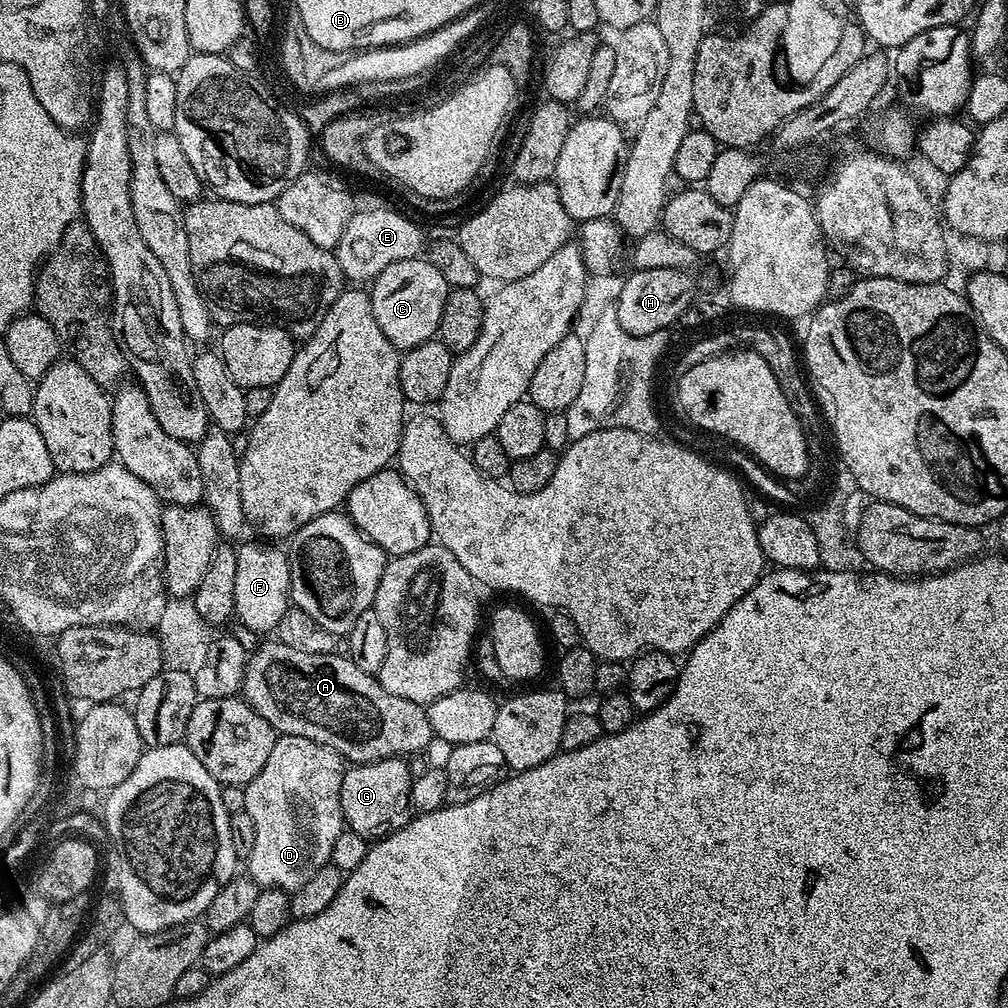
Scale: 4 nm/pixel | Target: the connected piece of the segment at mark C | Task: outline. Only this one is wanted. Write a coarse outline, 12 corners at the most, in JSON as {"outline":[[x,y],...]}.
{"outline":[[427,258],[371,281],[374,318],[395,348],[439,333],[446,278]]}

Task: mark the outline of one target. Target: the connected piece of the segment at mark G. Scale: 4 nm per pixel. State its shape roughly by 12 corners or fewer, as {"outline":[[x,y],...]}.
{"outline":[[399,756],[342,778],[347,831],[369,842],[409,827],[413,778]]}

